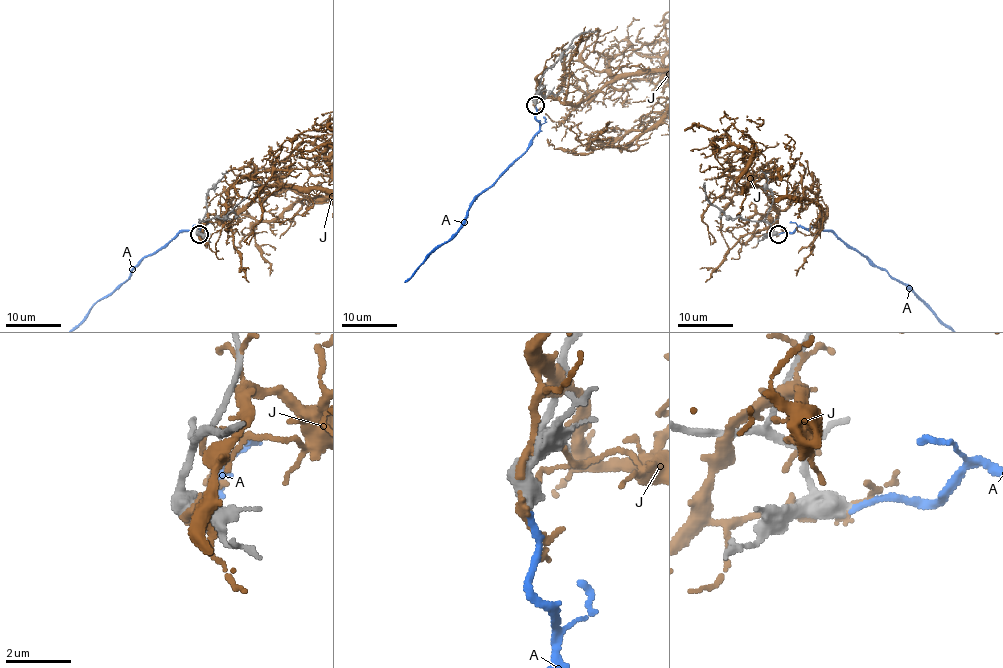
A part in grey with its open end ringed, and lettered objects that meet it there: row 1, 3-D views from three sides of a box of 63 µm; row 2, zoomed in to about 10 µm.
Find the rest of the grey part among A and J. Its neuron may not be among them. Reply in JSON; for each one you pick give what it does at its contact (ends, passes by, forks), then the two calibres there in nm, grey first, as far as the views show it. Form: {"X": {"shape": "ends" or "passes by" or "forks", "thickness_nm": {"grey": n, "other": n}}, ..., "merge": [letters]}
{"A": {"shape": "ends", "thickness_nm": {"grey": 600, "other": 170}}, "merge": ["A"]}

